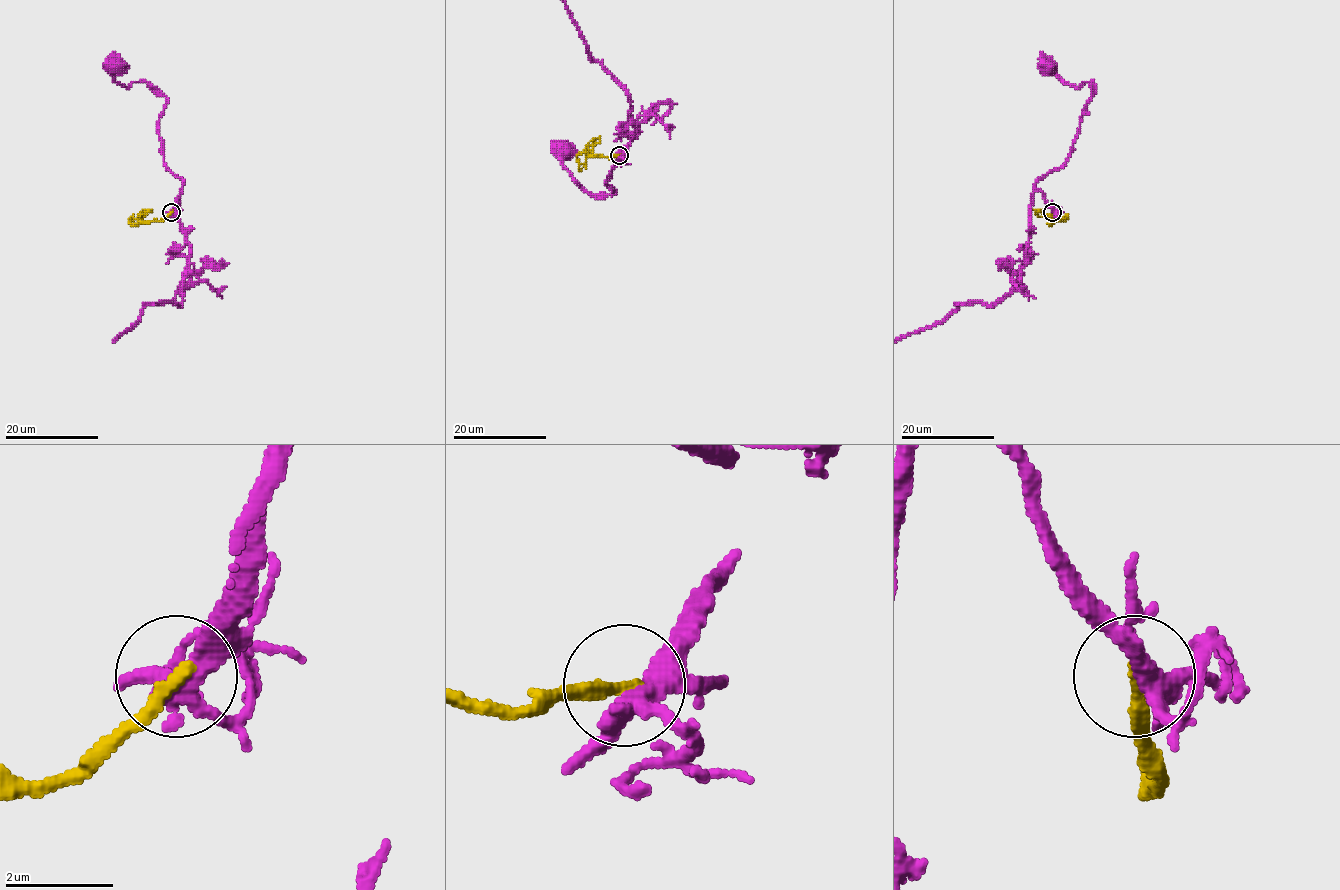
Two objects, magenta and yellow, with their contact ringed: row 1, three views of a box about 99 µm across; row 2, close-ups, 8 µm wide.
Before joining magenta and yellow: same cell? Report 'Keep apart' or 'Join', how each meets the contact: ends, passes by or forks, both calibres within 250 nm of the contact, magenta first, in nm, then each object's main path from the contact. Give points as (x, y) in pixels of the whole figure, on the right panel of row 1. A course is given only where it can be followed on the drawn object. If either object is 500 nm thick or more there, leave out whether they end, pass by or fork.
Keep apart. At the ring magenta forks. At the ring yellow ends. Thickness 360 nm (magenta) against 280 nm. Course of magenta: (1053, 211), (1035, 183), (1066, 160), (1079, 117), (1092, 96), (1092, 81), (1066, 85), (1046, 67). Course of yellow: (1052, 211), (1054, 221), (1051, 225), (1065, 219), (1066, 215)

